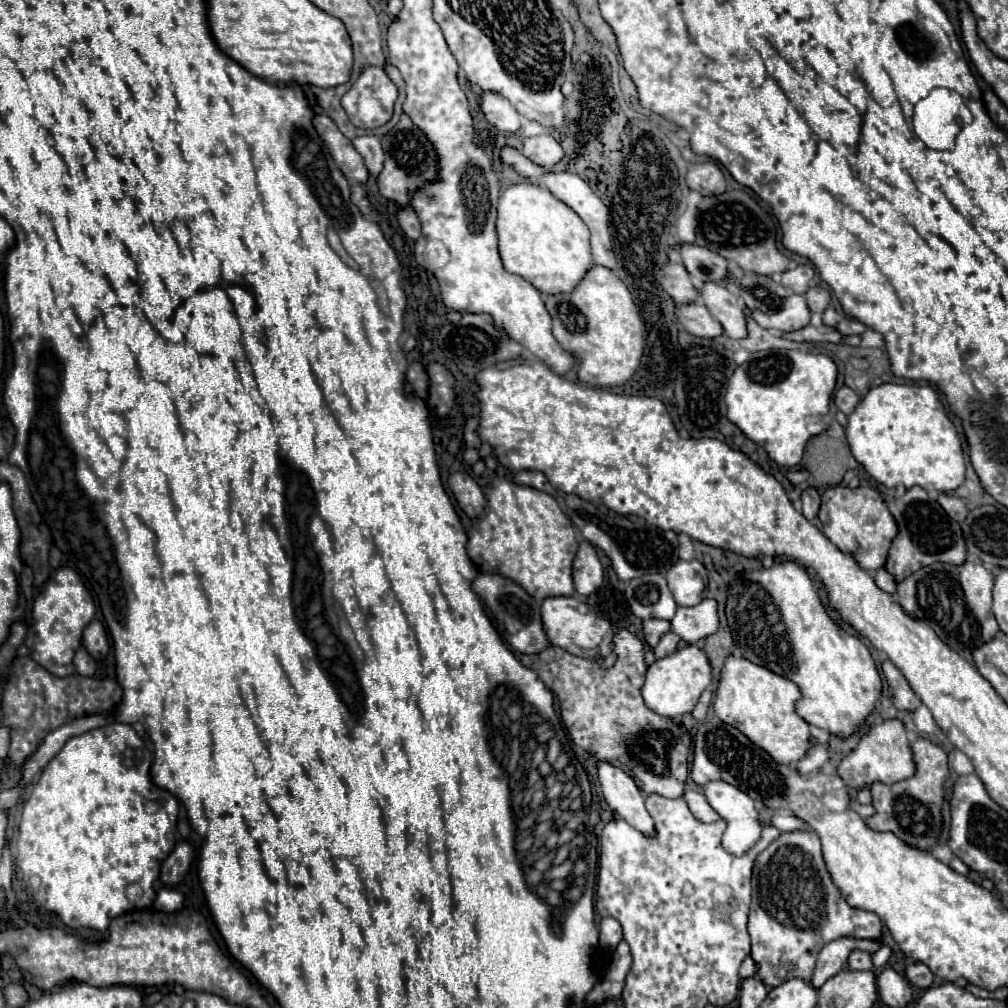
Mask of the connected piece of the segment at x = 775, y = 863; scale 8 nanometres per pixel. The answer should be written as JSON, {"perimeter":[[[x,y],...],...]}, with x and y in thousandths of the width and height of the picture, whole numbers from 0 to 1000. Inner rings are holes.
{"perimeter":[[[793,824],[793,826],[777,826],[773,832],[769,832],[757,846],[753,846],[751,854],[749,854],[749,860],[747,860],[747,894],[745,894],[745,906],[743,906],[743,928],[745,928],[745,949],[751,957],[751,967],[753,971],[763,977],[763,979],[771,979],[775,977],[777,973],[785,971],[785,969],[797,969],[799,973],[807,969],[807,961],[809,961],[809,953],[811,953],[811,947],[814,943],[814,939],[826,932],[832,932],[832,930],[848,930],[848,932],[872,932],[874,930],[874,924],[876,924],[876,916],[874,912],[868,908],[868,906],[862,906],[862,904],[854,904],[854,902],[848,902],[844,898],[840,898],[840,894],[836,892],[834,884],[830,882],[830,878],[826,876],[820,860],[818,860],[818,852],[816,852],[816,844],[814,844],[814,832],[811,830],[809,824]]]}

